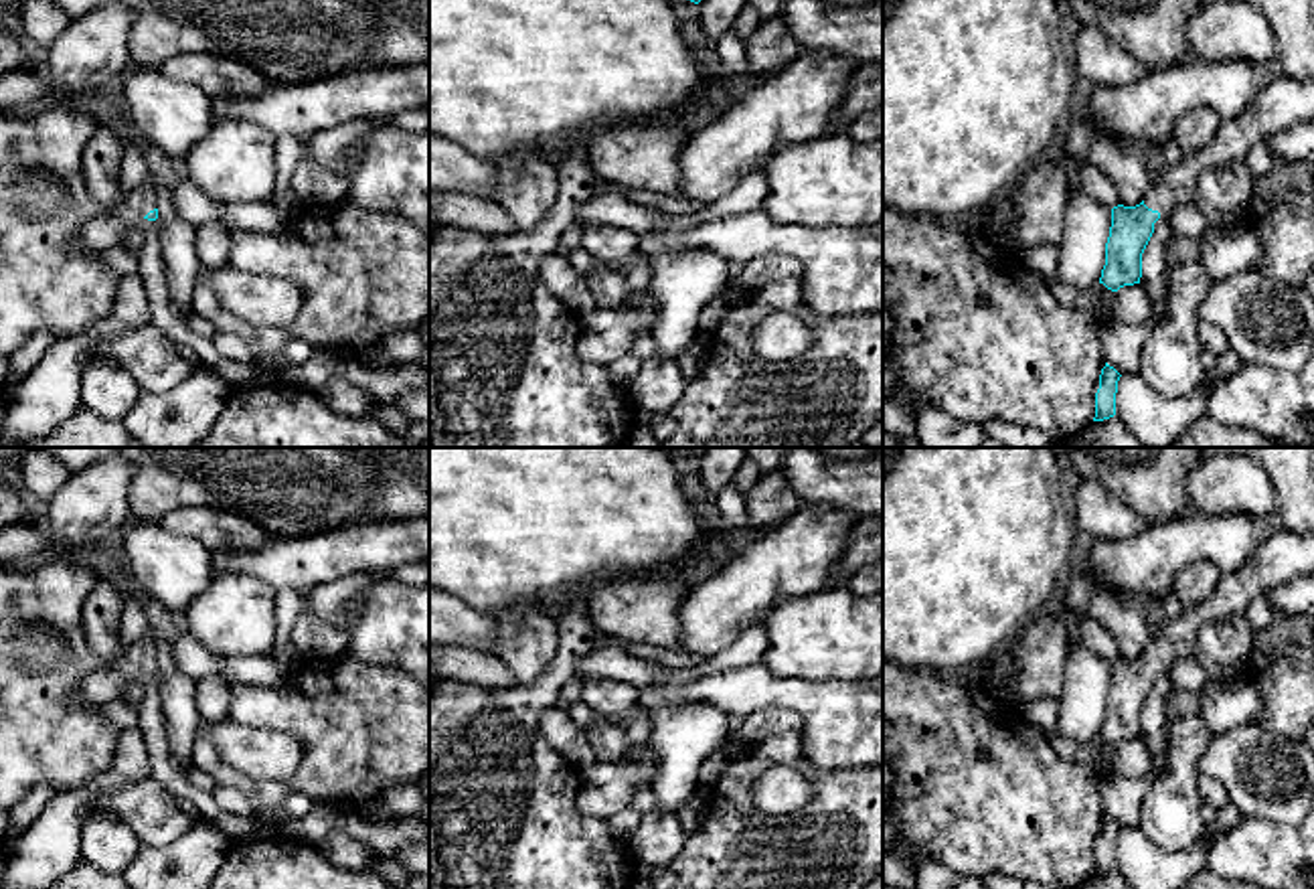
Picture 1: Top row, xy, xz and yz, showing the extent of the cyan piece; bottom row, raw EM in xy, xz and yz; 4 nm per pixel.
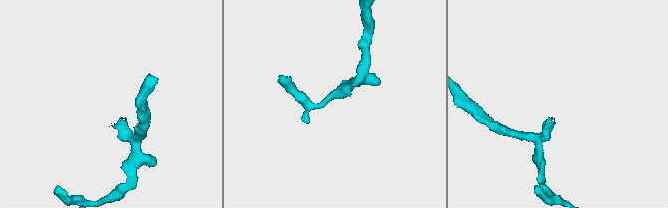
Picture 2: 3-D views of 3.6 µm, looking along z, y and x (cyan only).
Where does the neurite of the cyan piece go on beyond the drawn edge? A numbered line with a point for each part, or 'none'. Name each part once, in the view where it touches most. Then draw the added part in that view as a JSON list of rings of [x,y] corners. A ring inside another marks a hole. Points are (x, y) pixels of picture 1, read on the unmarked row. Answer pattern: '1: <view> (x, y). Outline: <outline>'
1: yz (1280, 555). Outline: [[[1280,522],[1269,524],[1255,553],[1233,573],[1223,575],[1213,597],[1195,608],[1184,608],[1174,620],[1166,620],[1152,636],[1144,658],[1160,666],[1160,672],[1182,656],[1190,656],[1199,630],[1225,616],[1245,614],[1249,601],[1269,587],[1314,571],[1314,535],[1296,535]]]

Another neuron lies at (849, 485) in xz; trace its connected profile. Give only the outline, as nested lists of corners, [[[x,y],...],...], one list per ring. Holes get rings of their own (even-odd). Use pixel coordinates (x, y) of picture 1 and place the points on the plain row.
[[[788,448],[779,466],[804,504],[830,504],[856,516],[883,514],[883,458],[834,460],[816,448]]]

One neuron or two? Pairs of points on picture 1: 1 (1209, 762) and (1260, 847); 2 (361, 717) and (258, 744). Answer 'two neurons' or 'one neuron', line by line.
1: two neurons
2: two neurons

